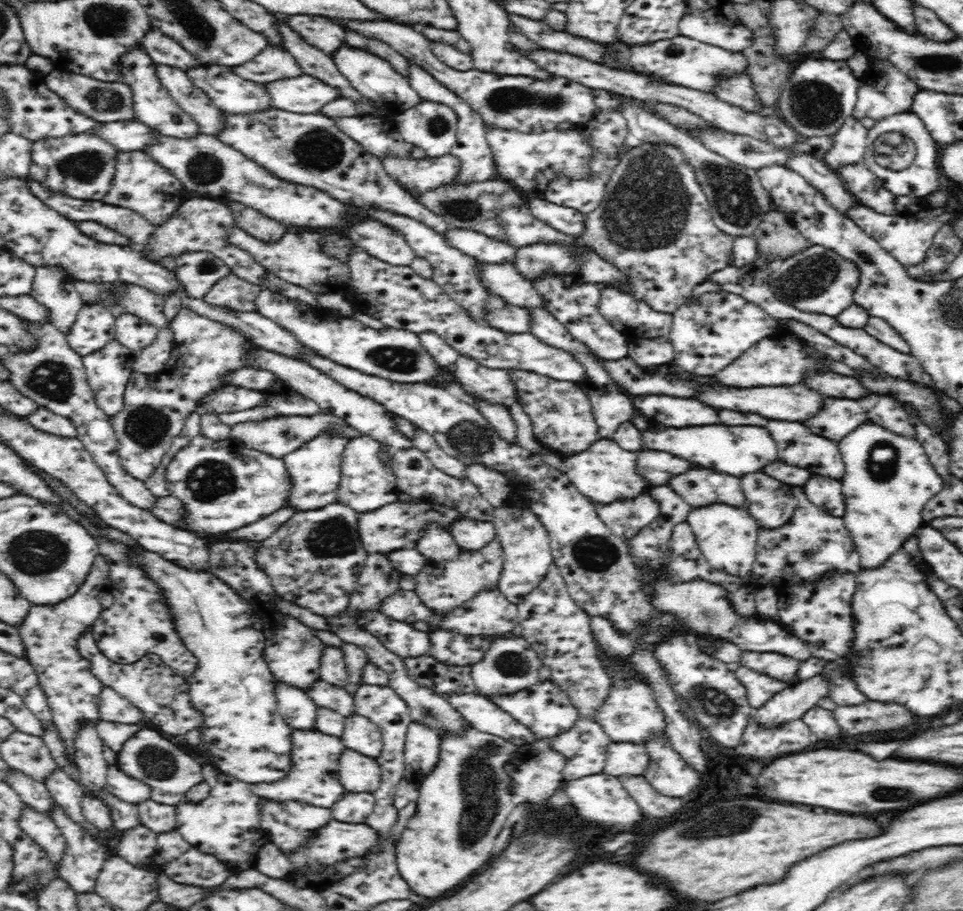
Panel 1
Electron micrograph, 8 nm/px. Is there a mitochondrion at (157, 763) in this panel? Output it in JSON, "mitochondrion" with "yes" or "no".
{"mitochondrion":"yes"}

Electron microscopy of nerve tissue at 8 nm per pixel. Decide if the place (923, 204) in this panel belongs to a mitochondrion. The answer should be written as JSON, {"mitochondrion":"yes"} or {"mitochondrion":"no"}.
{"mitochondrion":"no"}

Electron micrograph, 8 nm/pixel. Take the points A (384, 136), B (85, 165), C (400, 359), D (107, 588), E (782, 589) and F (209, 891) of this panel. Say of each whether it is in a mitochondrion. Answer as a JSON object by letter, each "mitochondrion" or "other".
{"A":"other","B":"mitochondrion","C":"mitochondrion","D":"other","E":"other","F":"other"}

